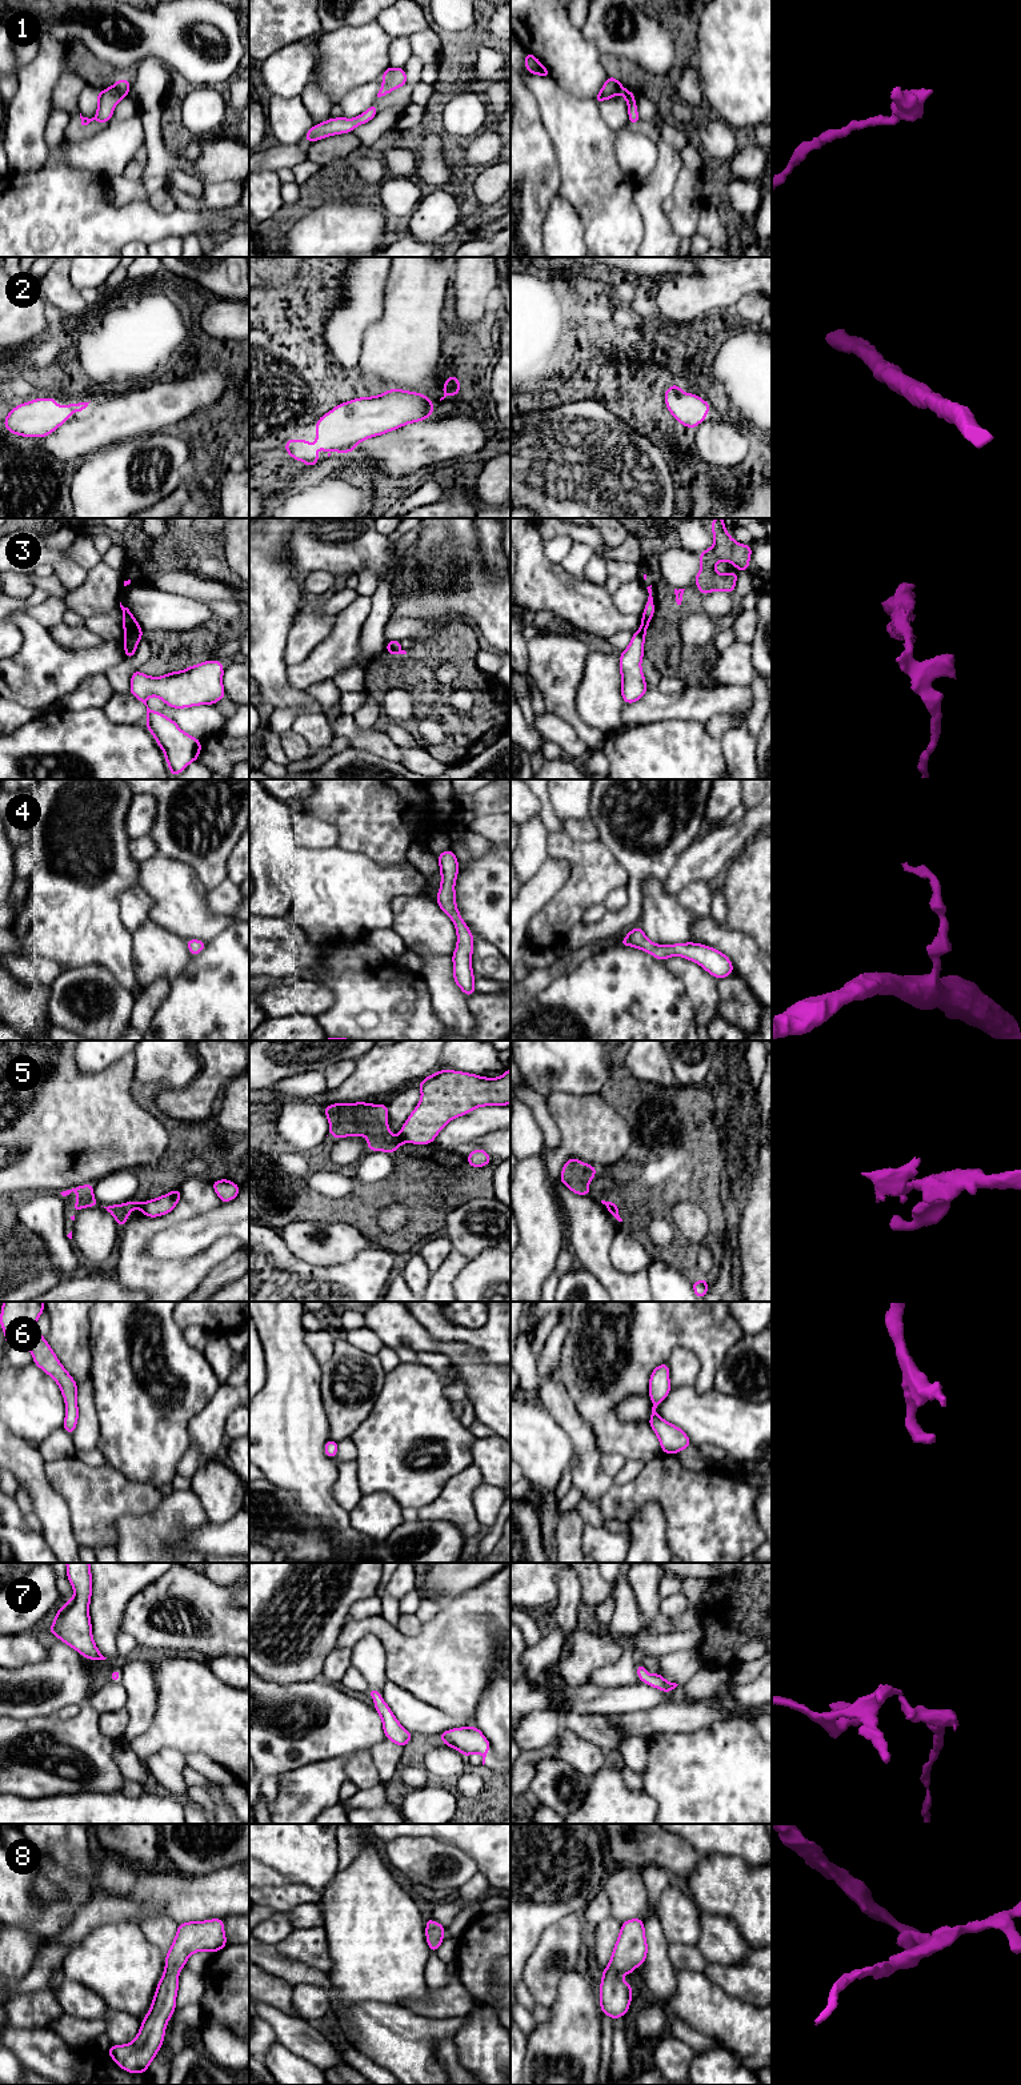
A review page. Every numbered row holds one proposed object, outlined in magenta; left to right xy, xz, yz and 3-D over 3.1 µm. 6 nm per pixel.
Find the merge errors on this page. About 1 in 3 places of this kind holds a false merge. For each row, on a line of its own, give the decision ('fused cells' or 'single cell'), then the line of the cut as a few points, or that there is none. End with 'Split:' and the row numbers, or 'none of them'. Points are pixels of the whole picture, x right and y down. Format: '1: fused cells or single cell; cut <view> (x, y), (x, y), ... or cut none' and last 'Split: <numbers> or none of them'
1: single cell; cut none
2: single cell; cut none
3: fused cells; cut xy (127, 634), (135, 634), (139, 638)
4: single cell; cut none
5: fused cells; cut xz (397, 1137), (403, 1141)
6: single cell; cut none
7: single cell; cut none
8: single cell; cut none
Split: 3, 5

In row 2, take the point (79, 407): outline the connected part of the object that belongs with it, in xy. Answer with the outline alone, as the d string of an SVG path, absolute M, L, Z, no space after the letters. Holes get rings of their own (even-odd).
M55 397L35 398L13 408L4 420L4 428L17 436L41 438L71 418L72 412L81 413L89 402L65 402L61 408Z

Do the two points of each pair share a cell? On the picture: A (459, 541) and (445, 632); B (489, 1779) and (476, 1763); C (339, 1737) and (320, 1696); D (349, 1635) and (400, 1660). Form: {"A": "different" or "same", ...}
{"A": "different", "B": "different", "C": "same", "D": "same"}

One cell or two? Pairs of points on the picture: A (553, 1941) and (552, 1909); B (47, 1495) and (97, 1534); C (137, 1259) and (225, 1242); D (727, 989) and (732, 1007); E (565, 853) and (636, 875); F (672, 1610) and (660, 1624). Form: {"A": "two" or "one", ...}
{"A": "two", "B": "two", "C": "one", "D": "one", "E": "two", "F": "two"}

